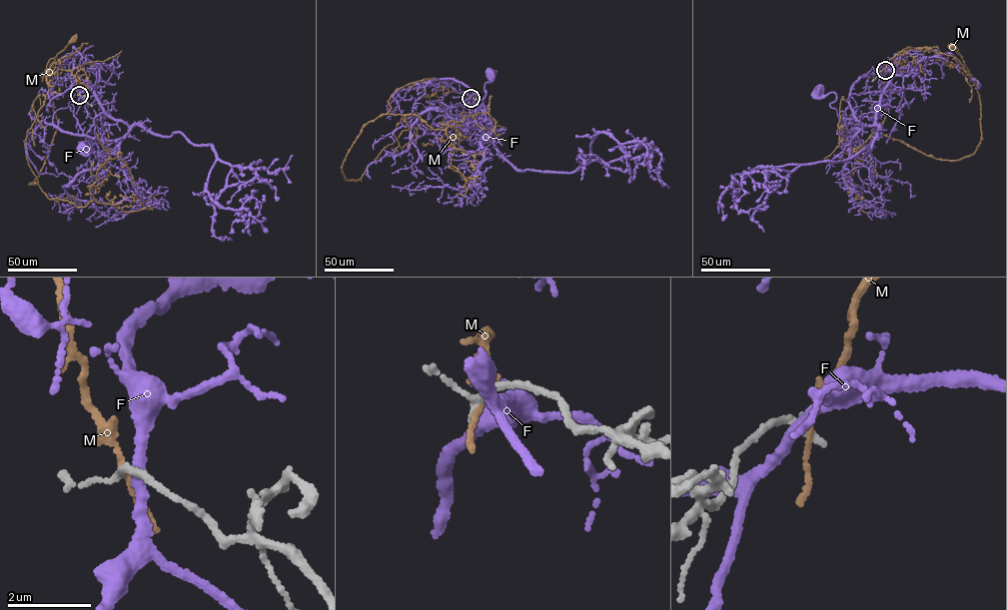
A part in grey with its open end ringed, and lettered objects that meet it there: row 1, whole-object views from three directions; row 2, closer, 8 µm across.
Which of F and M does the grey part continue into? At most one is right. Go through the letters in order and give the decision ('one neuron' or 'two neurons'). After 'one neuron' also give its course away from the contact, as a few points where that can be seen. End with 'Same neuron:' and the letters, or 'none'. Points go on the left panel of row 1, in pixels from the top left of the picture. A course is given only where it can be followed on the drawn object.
F: two neurons
M: two neurons
Same neuron: none

